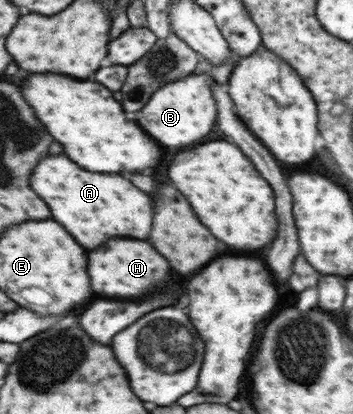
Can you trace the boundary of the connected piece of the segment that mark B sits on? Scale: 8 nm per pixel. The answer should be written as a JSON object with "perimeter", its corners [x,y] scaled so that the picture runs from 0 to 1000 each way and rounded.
{"perimeter":[[[567,176],[456,210],[439,220],[439,239],[405,258],[405,278],[394,278],[388,297],[405,297],[405,307],[416,307],[416,316],[428,316],[428,326],[439,326],[467,355],[530,355],[564,345],[609,302],[609,244],[586,205],[598,193],[595,176]]]}

